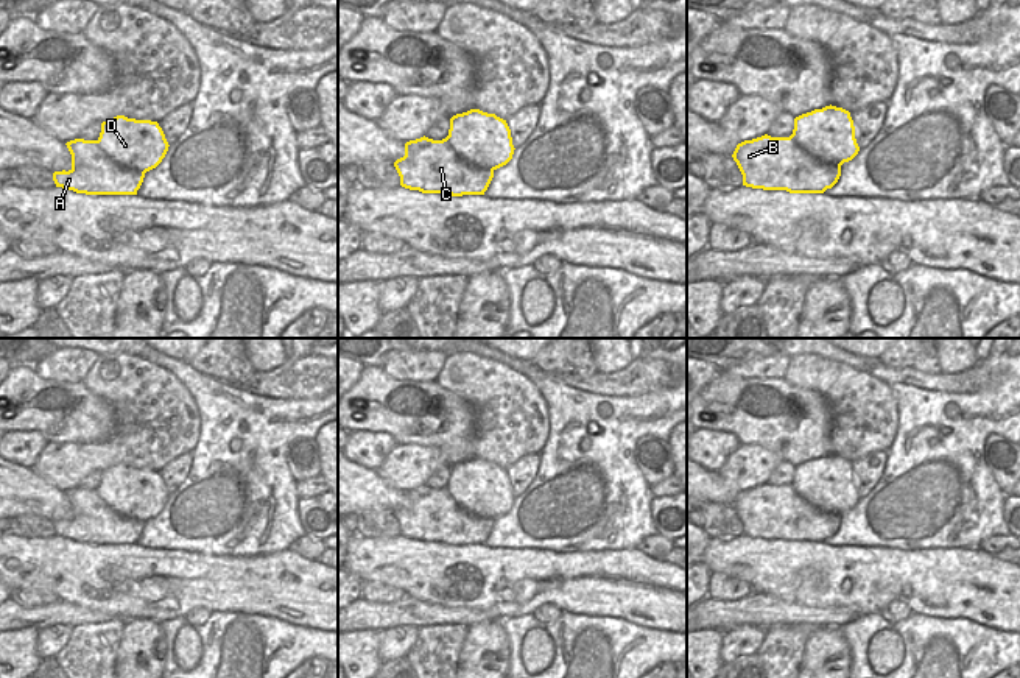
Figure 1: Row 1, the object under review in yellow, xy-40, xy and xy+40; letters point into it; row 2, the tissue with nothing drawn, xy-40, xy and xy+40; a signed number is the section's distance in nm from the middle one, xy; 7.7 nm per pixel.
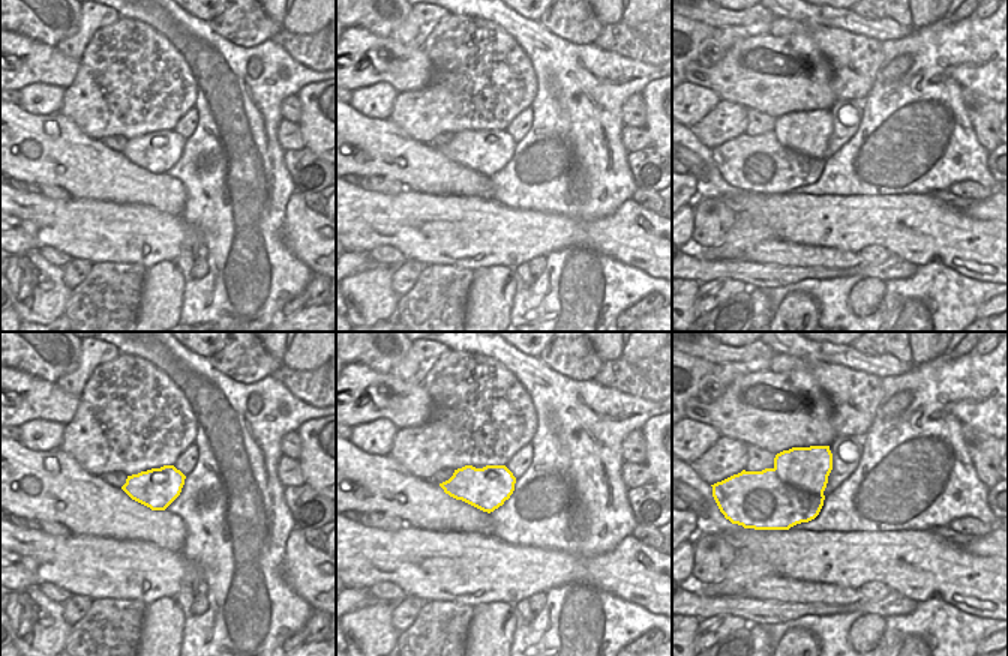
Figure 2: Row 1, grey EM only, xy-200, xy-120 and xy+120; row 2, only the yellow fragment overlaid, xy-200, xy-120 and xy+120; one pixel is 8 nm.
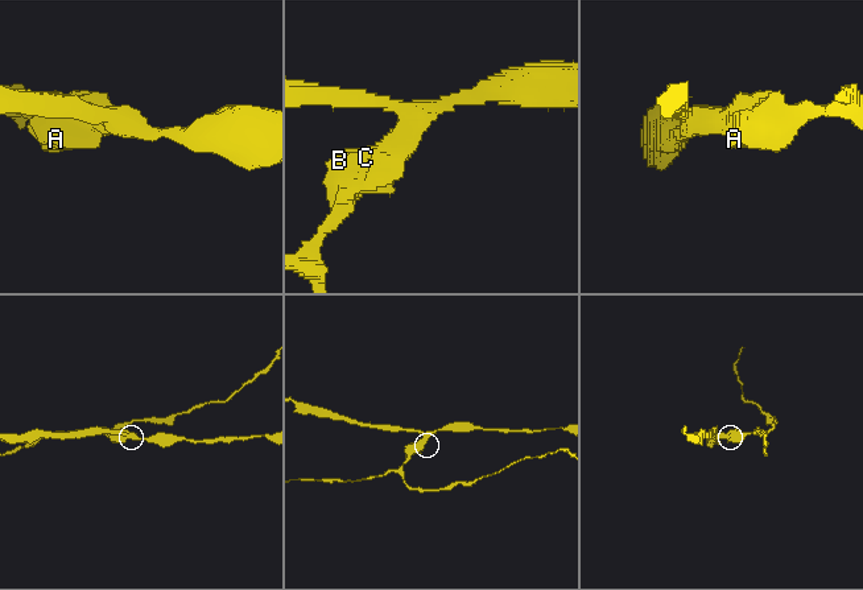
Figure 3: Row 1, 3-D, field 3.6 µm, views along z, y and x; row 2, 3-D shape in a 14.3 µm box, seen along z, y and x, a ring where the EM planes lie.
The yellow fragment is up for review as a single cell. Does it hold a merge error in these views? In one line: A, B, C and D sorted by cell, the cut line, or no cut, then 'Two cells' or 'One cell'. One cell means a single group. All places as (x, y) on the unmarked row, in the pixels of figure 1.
Groups: A B C / D. Split along xy-40 (95, 490), (111, 508), (144, 522). Two cells.

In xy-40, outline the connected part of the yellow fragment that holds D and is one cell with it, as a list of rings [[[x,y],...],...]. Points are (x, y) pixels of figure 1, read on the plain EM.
[[[125,464],[101,472],[97,494],[120,516],[142,522],[156,517],[170,496],[157,471]]]

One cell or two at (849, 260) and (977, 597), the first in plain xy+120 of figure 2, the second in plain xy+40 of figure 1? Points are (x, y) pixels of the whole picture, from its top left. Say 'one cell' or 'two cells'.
two cells

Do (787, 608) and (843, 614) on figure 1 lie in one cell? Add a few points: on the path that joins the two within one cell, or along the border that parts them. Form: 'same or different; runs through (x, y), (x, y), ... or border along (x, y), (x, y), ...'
same; runs through (801, 614), (829, 616)

